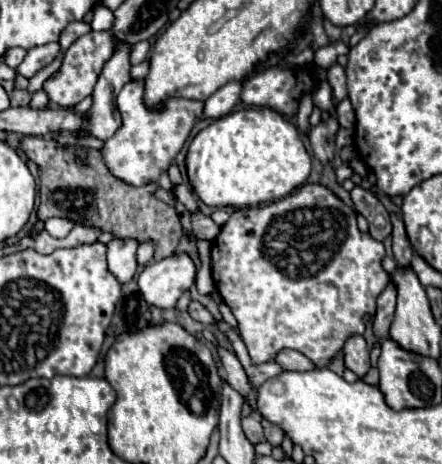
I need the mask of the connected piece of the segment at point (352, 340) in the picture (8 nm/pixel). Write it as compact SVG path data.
M350 335L342 347L344 351L344 363L350 371L354 371L360 379L370 369L370 351L362 335Z

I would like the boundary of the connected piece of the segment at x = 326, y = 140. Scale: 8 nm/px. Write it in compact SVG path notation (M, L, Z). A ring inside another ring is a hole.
M330 117L326 123L320 123L310 129L310 135L308 135L310 147L318 161L328 163L334 159L334 139L336 139L338 127L340 127L338 121Z

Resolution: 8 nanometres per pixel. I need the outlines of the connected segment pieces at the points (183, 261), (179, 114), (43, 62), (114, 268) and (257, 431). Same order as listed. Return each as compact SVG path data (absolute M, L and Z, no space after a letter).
M174 255L162 261L152 261L138 277L142 299L158 309L170 309L180 295L194 285L196 267L190 255Z
M130 81L124 85L124 89L116 99L118 111L122 115L122 127L100 149L108 171L116 179L136 187L160 181L160 175L166 173L168 167L176 163L178 151L186 143L196 123L196 117L202 113L202 101L188 101L188 99L170 99L166 111L152 111L144 105L142 93L144 93L142 81Z
M46 43L46 45L40 45L40 47L32 47L28 49L24 61L18 65L18 73L24 75L26 79L34 77L42 67L50 65L54 61L54 57L58 55L60 51L60 45L58 43Z
M112 239L110 243L106 243L108 271L122 285L128 283L128 279L132 279L136 273L136 249L138 243L134 239Z
M246 415L246 417L242 419L242 429L244 429L246 437L248 437L254 445L260 443L260 441L264 441L262 425L260 425L260 421L258 421L254 415Z

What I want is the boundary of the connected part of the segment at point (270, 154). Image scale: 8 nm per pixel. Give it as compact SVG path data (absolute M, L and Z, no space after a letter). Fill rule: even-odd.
M268 107L234 111L212 121L194 137L186 155L194 193L210 207L254 207L278 201L304 185L310 163L298 129Z

